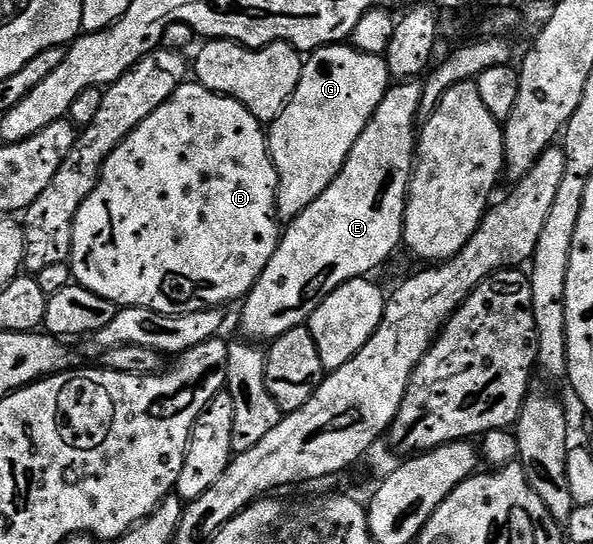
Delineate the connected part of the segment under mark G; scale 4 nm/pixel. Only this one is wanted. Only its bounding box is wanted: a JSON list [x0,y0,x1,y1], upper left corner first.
[268,45,392,221]

